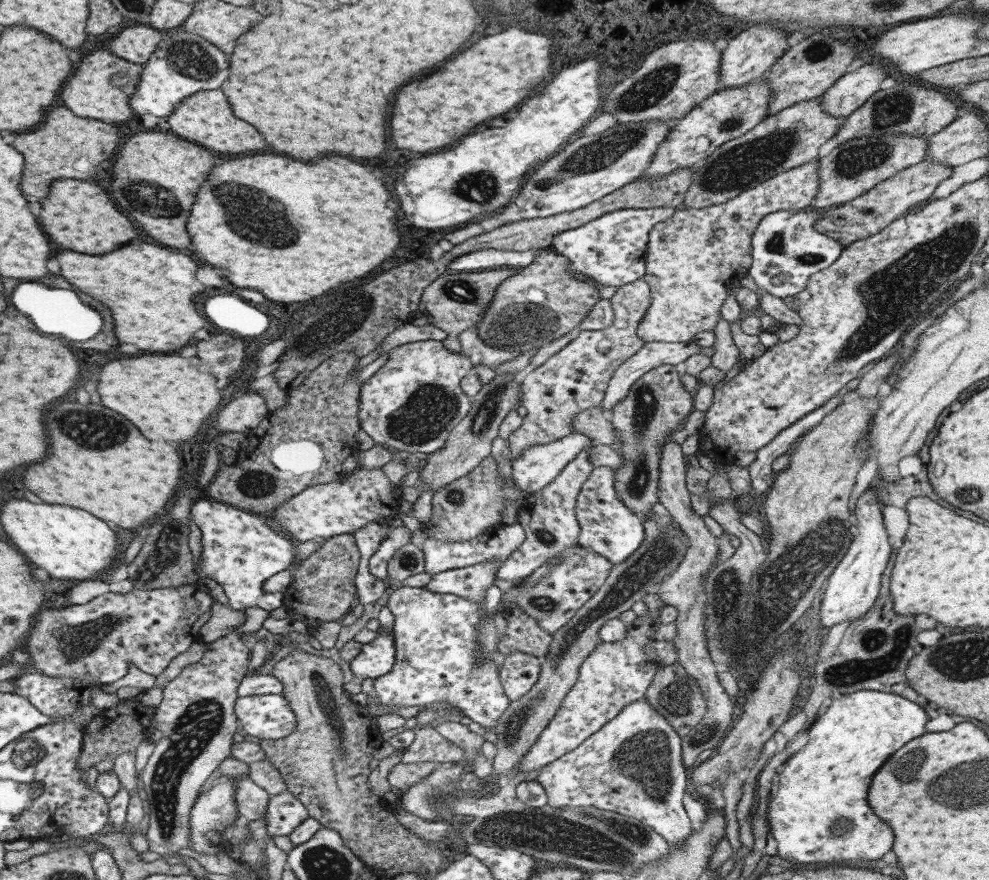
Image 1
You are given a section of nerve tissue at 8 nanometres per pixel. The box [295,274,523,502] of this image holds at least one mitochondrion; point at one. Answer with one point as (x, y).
(427, 411)

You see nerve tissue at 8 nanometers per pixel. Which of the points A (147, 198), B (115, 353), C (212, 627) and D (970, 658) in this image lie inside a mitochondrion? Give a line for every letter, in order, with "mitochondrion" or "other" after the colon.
A: mitochondrion
B: other
C: other
D: mitochondrion

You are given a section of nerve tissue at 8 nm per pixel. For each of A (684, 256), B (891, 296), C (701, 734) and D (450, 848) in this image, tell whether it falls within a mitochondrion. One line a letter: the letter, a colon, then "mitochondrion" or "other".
A: other
B: mitochondrion
C: mitochondrion
D: other

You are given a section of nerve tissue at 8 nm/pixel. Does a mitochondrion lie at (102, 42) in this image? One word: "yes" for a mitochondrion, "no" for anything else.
no

